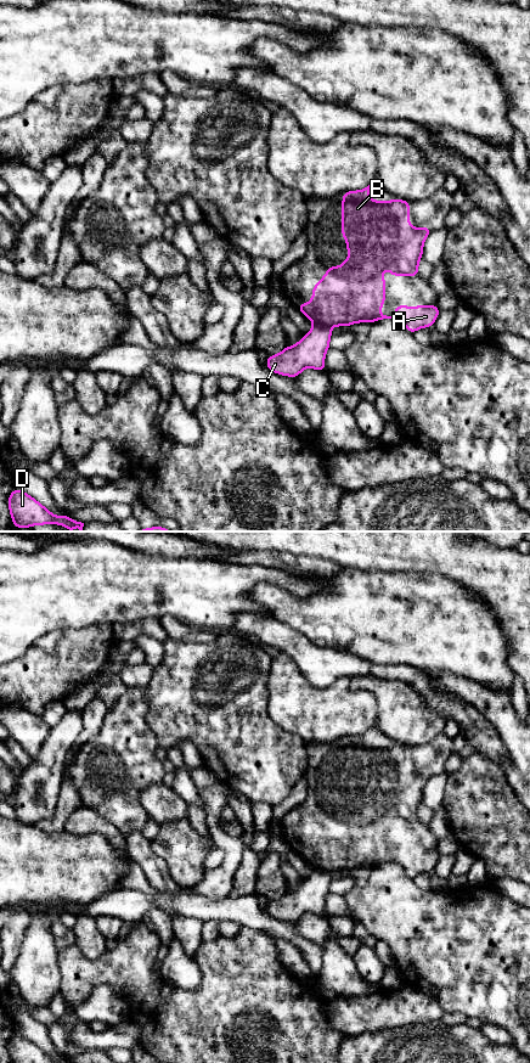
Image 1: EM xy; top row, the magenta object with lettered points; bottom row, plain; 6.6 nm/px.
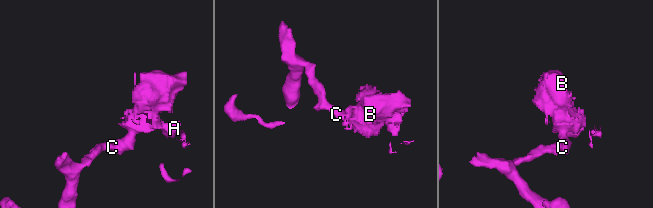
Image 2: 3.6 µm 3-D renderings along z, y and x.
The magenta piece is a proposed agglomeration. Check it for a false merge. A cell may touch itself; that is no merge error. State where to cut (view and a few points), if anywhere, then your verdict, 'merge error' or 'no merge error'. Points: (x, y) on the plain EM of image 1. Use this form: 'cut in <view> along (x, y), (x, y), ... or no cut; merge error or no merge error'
cut in xy along (315, 869), (321, 869), (330, 873); merge error

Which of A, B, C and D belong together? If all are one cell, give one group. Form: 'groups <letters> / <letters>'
groups A B / C D

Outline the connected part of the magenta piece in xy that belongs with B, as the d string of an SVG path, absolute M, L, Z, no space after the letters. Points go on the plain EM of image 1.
M370 730L360 736L346 736L342 746L342 780L346 784L350 800L340 811L328 811L327 819L312 832L312 844L298 854L315 870L325 872L348 872L356 867L371 867L383 864L398 864L410 878L418 873L433 872L440 855L436 850L396 850L395 859L380 859L385 848L385 823L380 820L387 812L391 821L419 821L418 808L422 804L423 789L432 772L410 771L410 747L373 746L370 743Z

